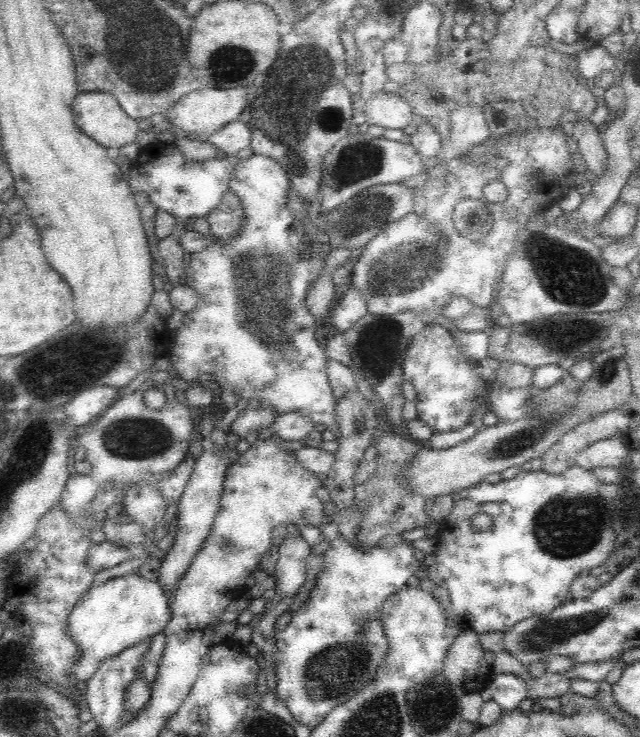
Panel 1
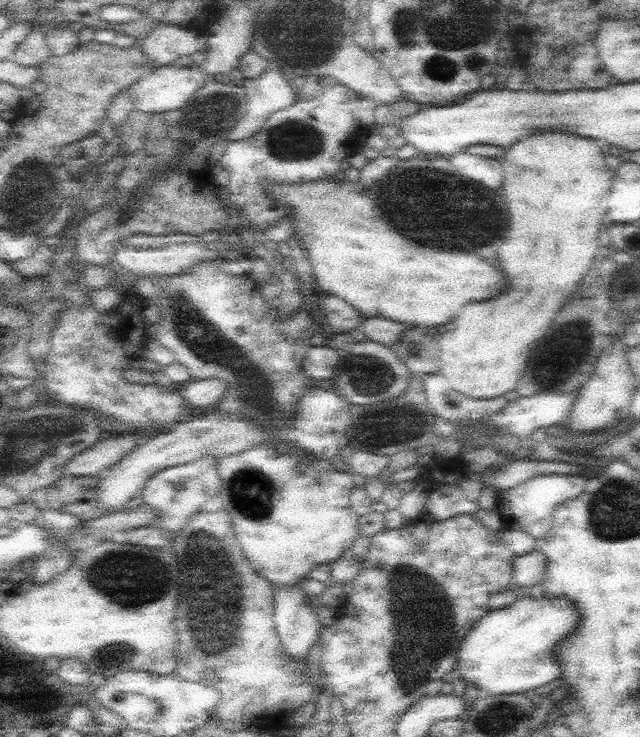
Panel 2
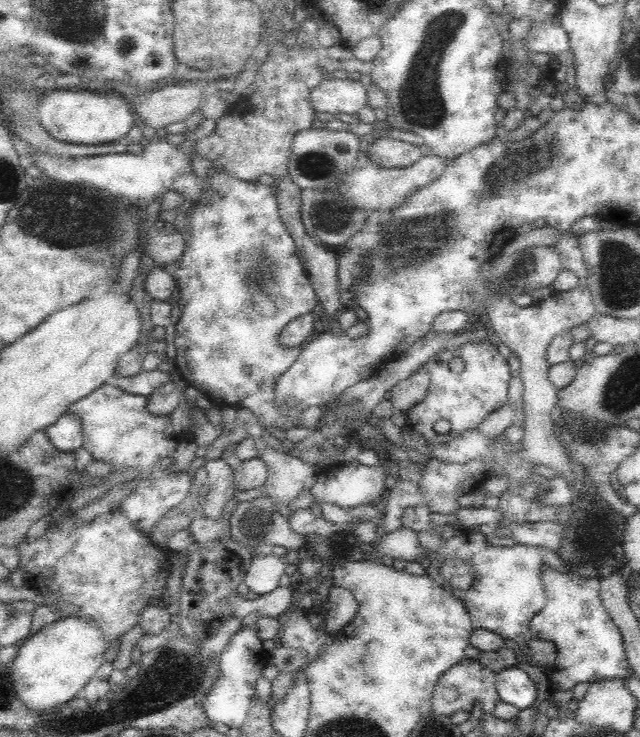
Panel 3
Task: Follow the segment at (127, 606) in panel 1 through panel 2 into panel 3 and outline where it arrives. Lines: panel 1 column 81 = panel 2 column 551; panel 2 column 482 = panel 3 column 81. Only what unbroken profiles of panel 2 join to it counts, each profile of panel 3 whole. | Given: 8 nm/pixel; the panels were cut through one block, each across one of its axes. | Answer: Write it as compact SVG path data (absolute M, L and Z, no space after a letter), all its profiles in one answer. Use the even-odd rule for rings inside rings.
M60 618L58 622L44 626L20 644L20 652L12 662L12 682L18 700L32 710L50 710L64 702L72 702L78 692L92 682L98 668L106 662L102 656L108 646L102 630L86 618Z

